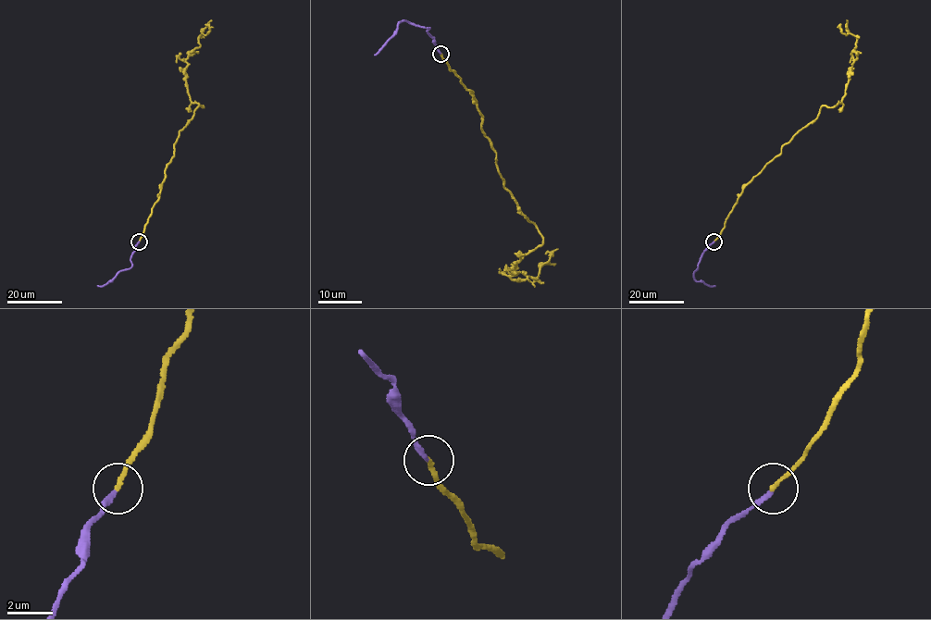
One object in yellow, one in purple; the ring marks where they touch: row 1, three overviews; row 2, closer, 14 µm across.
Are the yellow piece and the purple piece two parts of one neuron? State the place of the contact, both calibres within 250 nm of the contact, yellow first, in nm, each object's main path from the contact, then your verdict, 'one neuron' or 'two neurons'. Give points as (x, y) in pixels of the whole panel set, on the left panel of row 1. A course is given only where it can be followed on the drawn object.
place (139, 241); calibres 180 and 200 nm; course yellow (139, 241), (179, 132), (204, 106), (188, 93), (183, 60), (208, 32), (204, 25); course purple (139, 241), (130, 258), (131, 266), (119, 271), (111, 281), (97, 286); one neuron

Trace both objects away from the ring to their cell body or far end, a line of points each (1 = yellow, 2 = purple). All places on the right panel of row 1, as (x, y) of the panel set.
1: (713, 241), (743, 188), (816, 117), (823, 105), (840, 103), (857, 58), (857, 37), (841, 32), (840, 25)
2: (713, 241), (704, 251), (694, 278), (697, 281), (715, 286)

